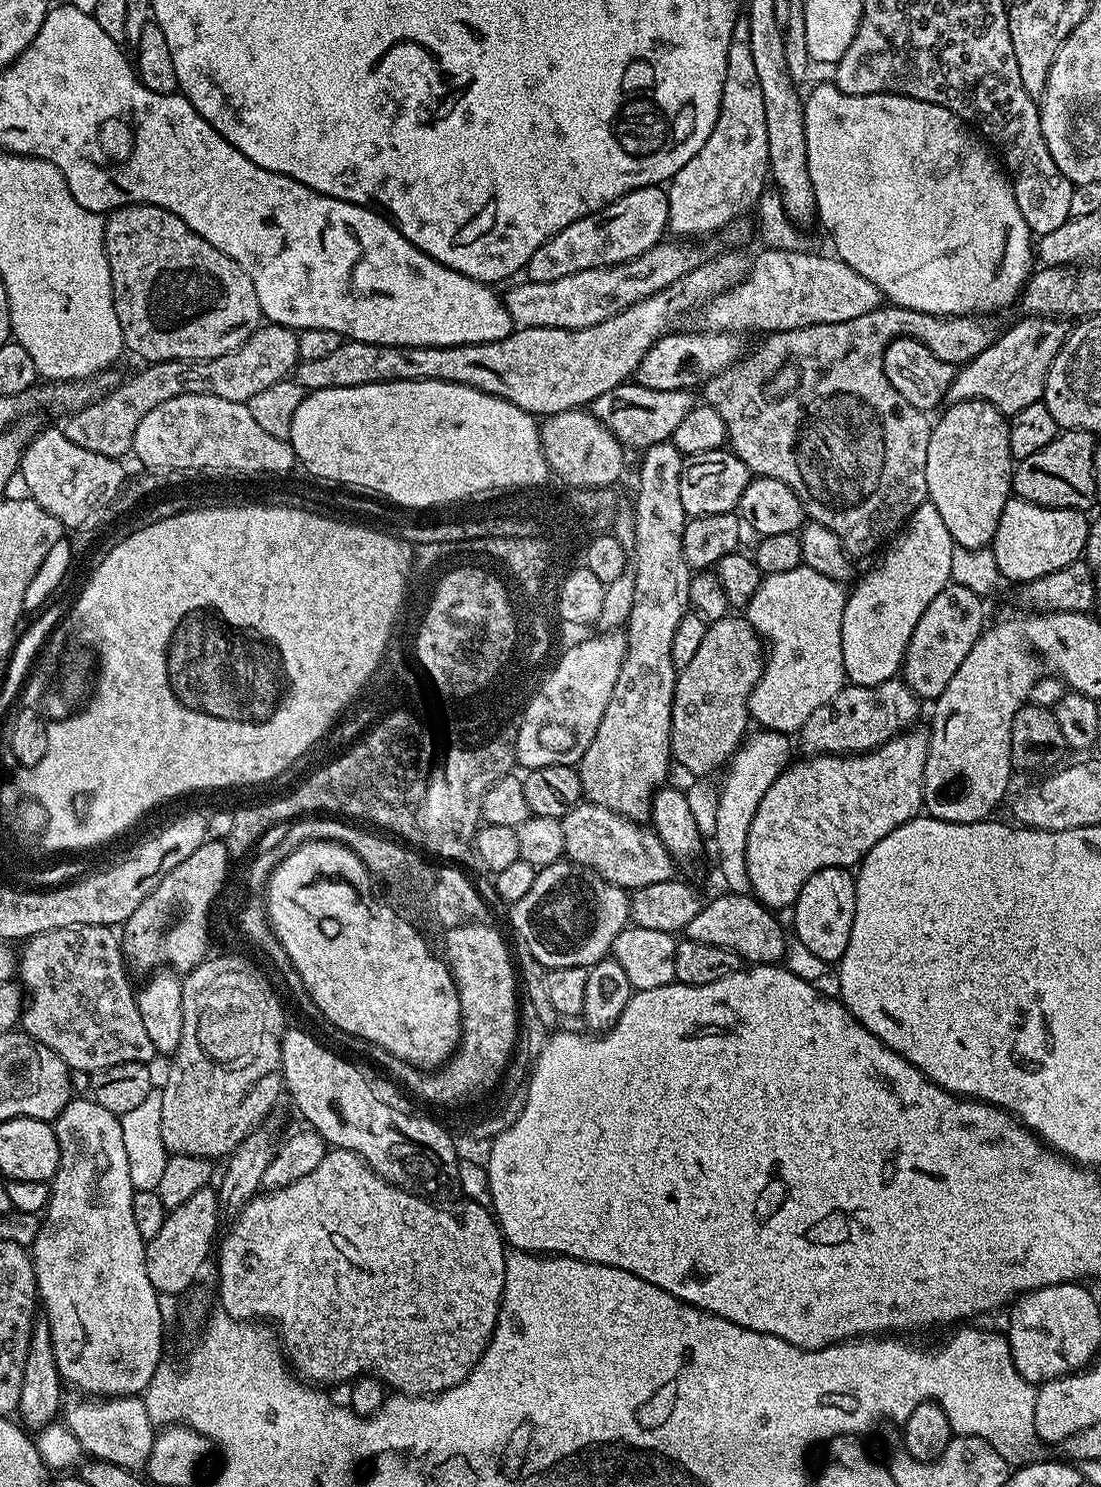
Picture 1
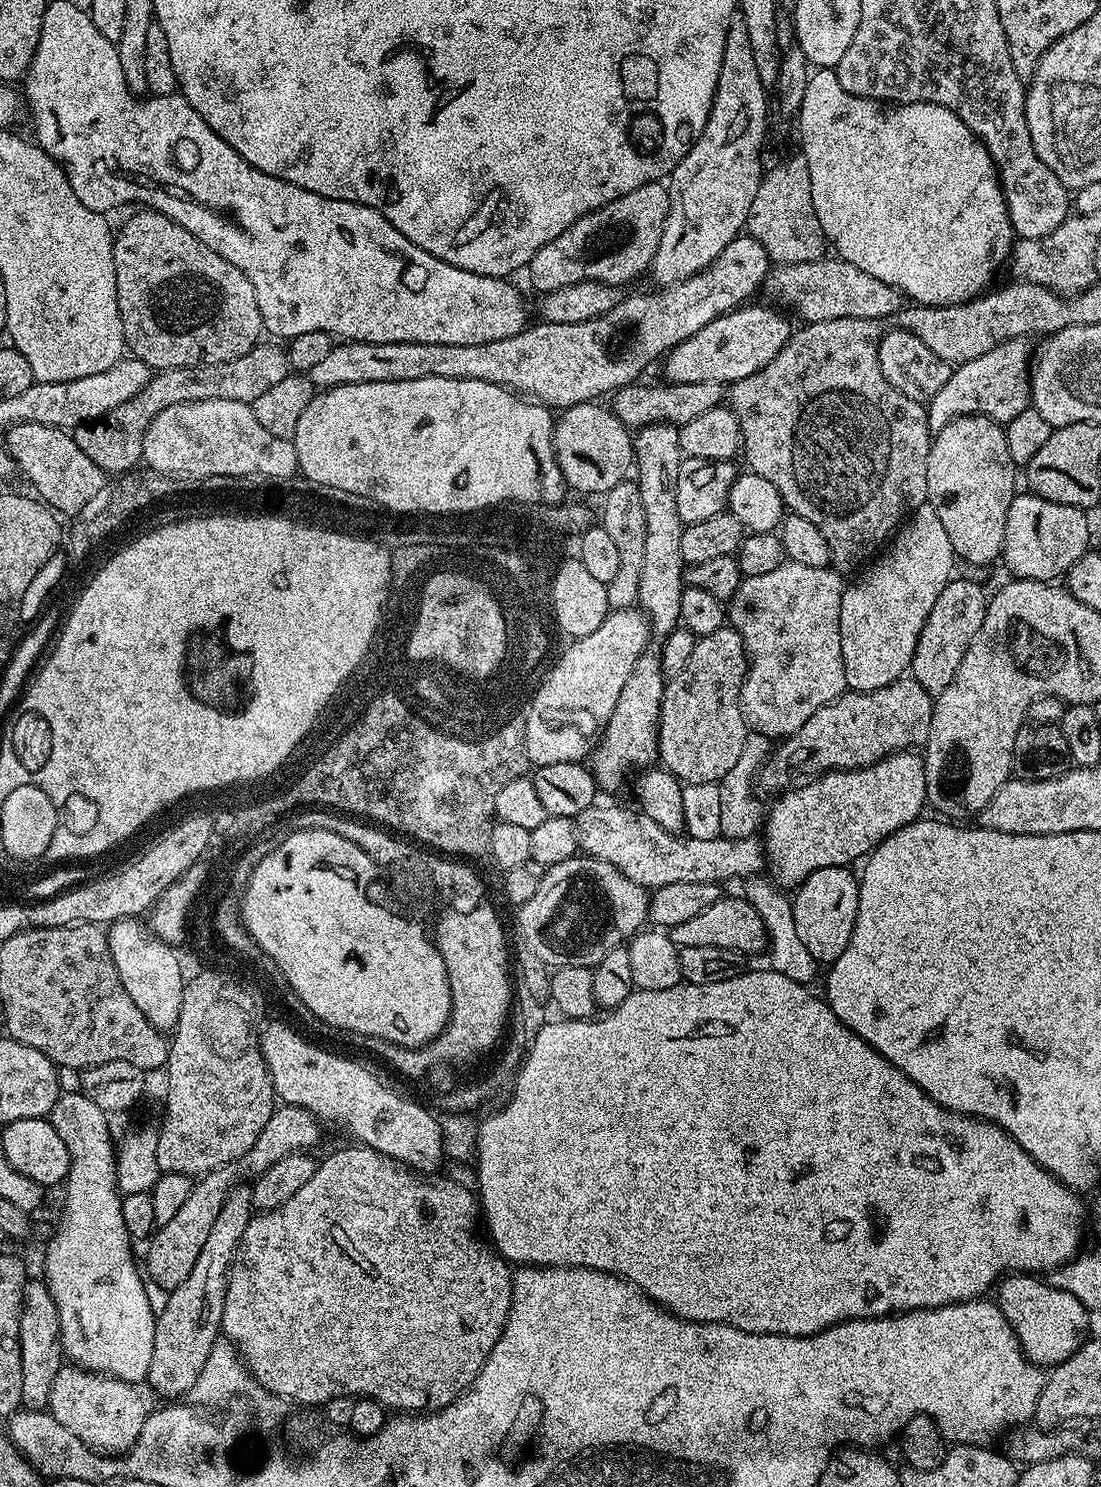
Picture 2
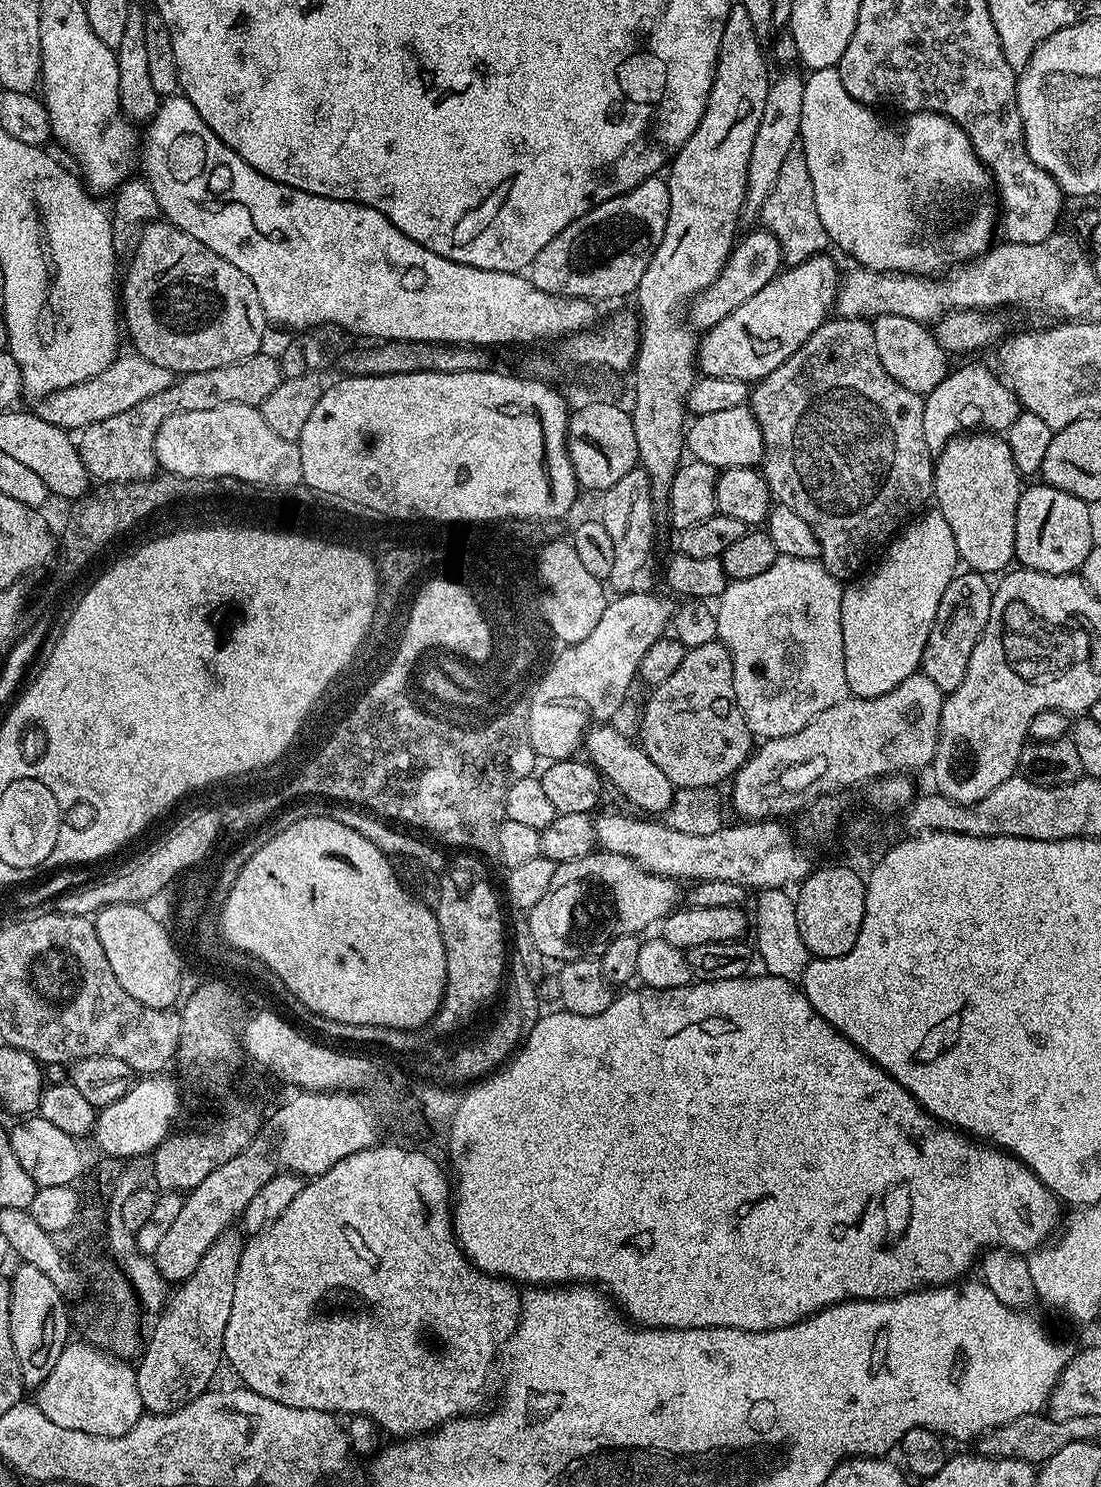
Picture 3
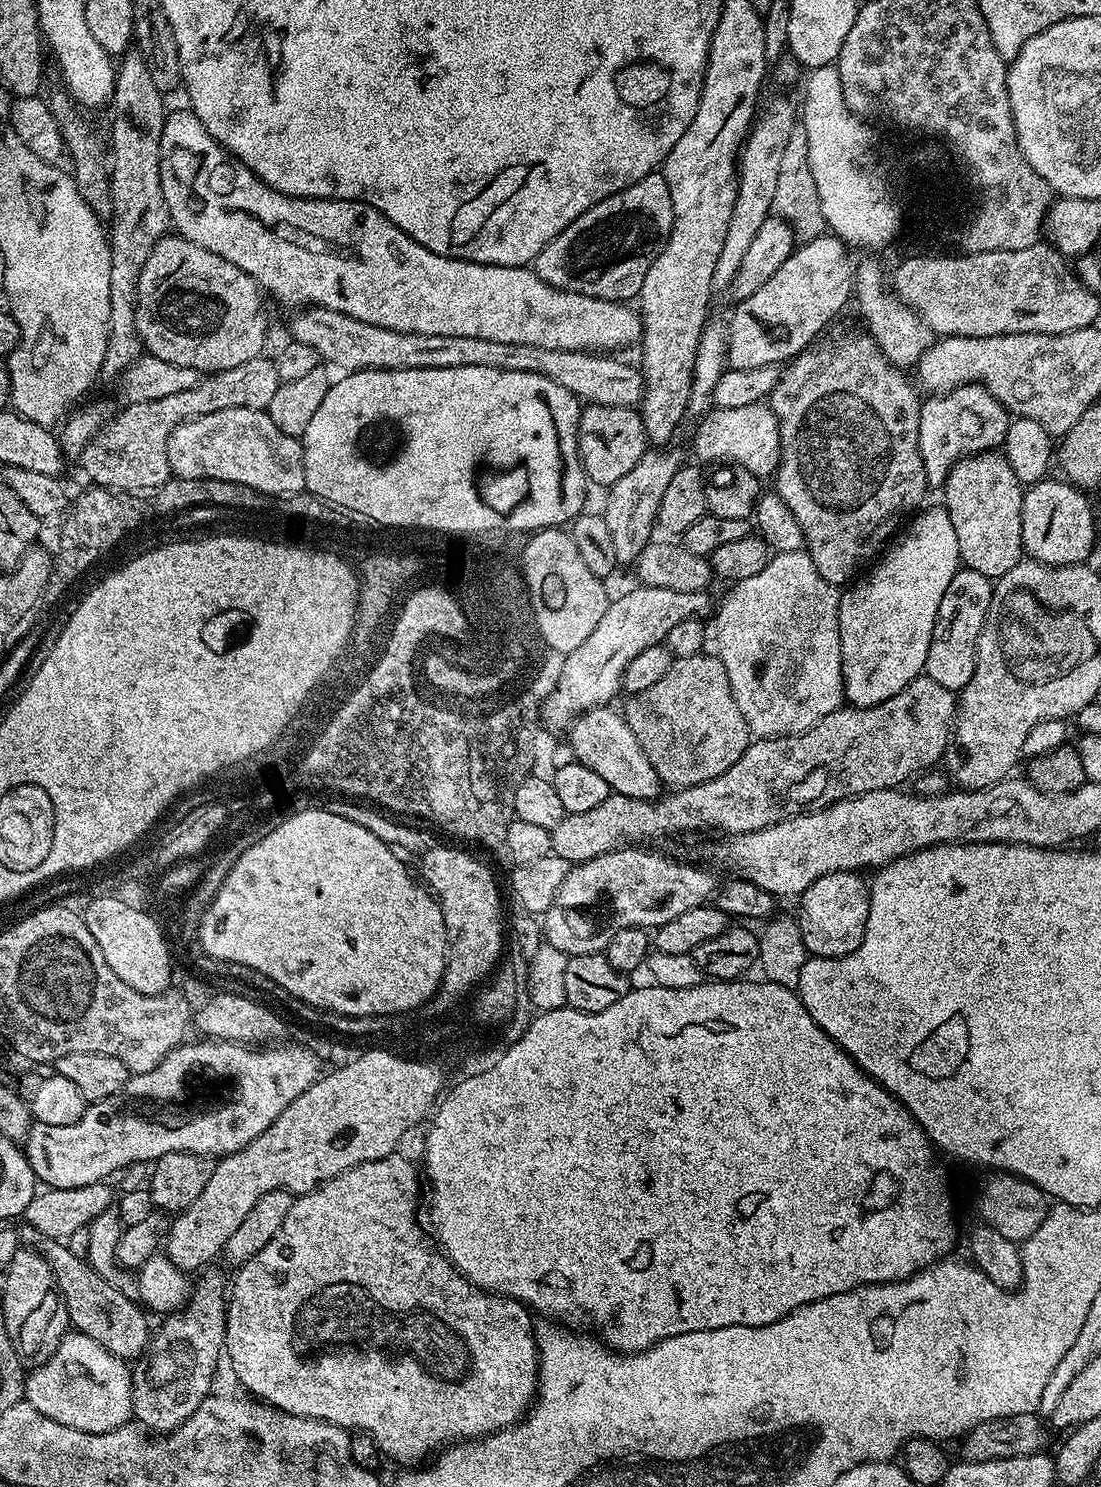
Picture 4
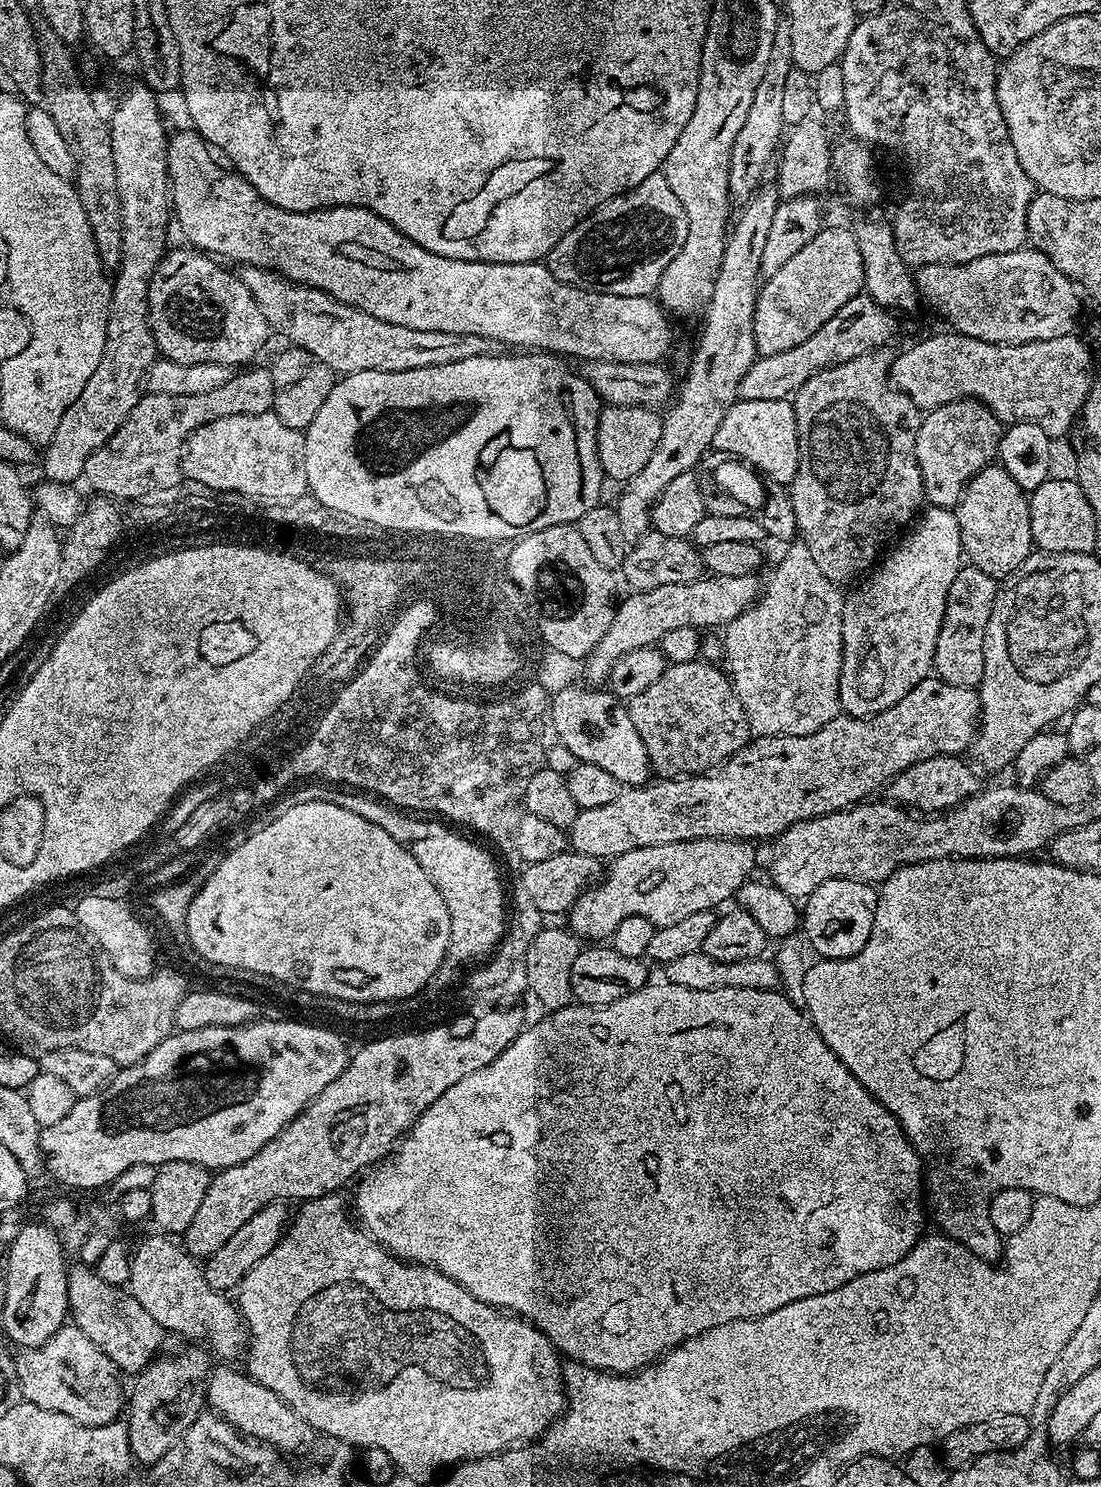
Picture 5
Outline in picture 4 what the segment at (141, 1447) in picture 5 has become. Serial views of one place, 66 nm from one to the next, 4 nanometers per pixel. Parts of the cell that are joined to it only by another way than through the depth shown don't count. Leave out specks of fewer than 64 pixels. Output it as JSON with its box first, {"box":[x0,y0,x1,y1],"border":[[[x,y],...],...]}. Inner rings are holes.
{"box":[132,1271,229,1434],"border":[[[205,1271],[203,1275],[199,1277],[200,1281],[195,1281],[194,1287],[189,1291],[188,1299],[184,1301],[184,1305],[178,1308],[171,1314],[165,1315],[164,1320],[160,1324],[160,1329],[151,1333],[148,1341],[148,1347],[144,1349],[144,1355],[139,1357],[135,1361],[134,1367],[132,1368],[132,1414],[135,1423],[139,1427],[147,1430],[152,1434],[163,1434],[166,1432],[172,1432],[178,1426],[182,1426],[190,1418],[190,1414],[194,1414],[194,1410],[198,1410],[198,1406],[202,1406],[202,1402],[210,1393],[213,1391],[212,1379],[216,1376],[216,1367],[219,1366],[220,1360],[222,1364],[222,1357],[225,1355],[224,1351],[224,1335],[226,1334],[226,1322],[228,1321],[228,1302],[229,1297],[226,1295],[226,1280],[224,1284],[224,1276],[220,1272],[208,1272]]]}

